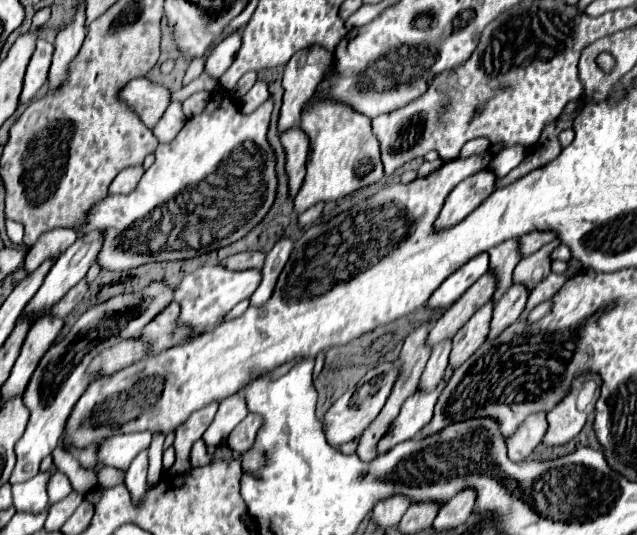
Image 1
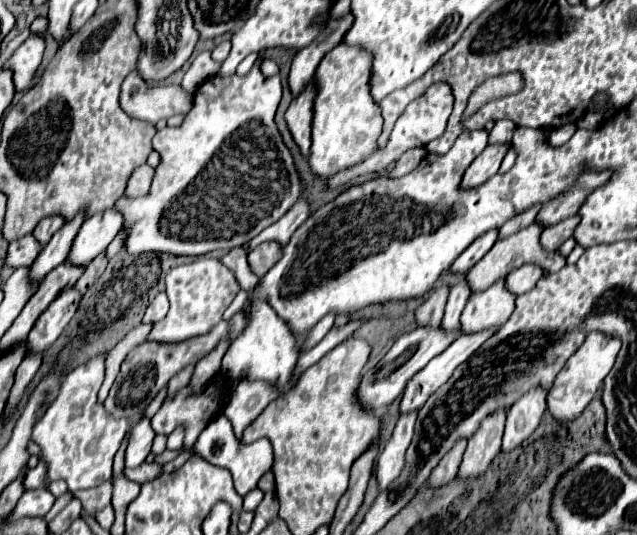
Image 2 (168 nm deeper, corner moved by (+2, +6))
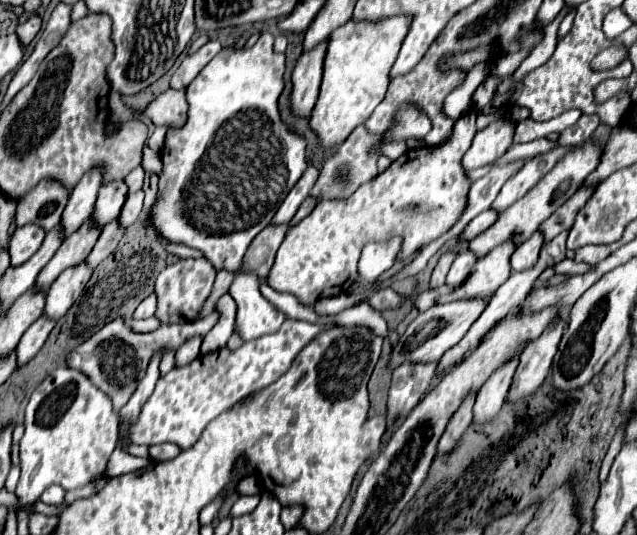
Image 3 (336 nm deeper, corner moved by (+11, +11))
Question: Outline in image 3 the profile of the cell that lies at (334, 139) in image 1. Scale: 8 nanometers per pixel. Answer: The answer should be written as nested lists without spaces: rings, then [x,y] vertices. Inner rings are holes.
[[[389,17],[379,23],[369,23],[369,21],[347,21],[343,27],[331,33],[329,45],[327,45],[327,55],[325,55],[325,65],[323,65],[323,83],[321,83],[321,93],[319,101],[311,113],[309,127],[317,137],[317,143],[323,149],[333,149],[349,137],[349,133],[357,127],[363,125],[373,109],[383,101],[387,85],[389,85],[389,69],[397,59],[397,53],[401,49],[403,37],[407,35],[409,29],[409,17]]]

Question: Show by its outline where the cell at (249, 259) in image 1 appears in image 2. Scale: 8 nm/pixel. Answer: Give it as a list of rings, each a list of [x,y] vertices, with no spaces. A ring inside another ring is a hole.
[[[262,242],[248,252],[250,270],[262,278],[282,258],[282,246],[278,242]]]

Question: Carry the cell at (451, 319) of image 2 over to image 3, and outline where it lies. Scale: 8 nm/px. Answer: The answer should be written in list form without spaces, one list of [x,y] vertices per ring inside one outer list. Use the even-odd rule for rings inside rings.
[[[471,251],[459,253],[459,255],[455,257],[449,273],[447,273],[447,285],[449,285],[449,287],[459,287],[459,285],[465,281],[465,277],[469,277],[471,267],[475,265],[475,261],[477,261],[477,259],[475,259],[475,255],[473,255]]]

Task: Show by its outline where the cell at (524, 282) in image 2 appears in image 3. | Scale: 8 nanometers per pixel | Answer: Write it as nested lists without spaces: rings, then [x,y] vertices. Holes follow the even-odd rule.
[[[535,231],[533,237],[529,241],[525,241],[521,247],[517,247],[515,253],[511,255],[511,269],[513,271],[531,269],[537,263],[541,247],[543,247],[543,235],[539,231]]]

